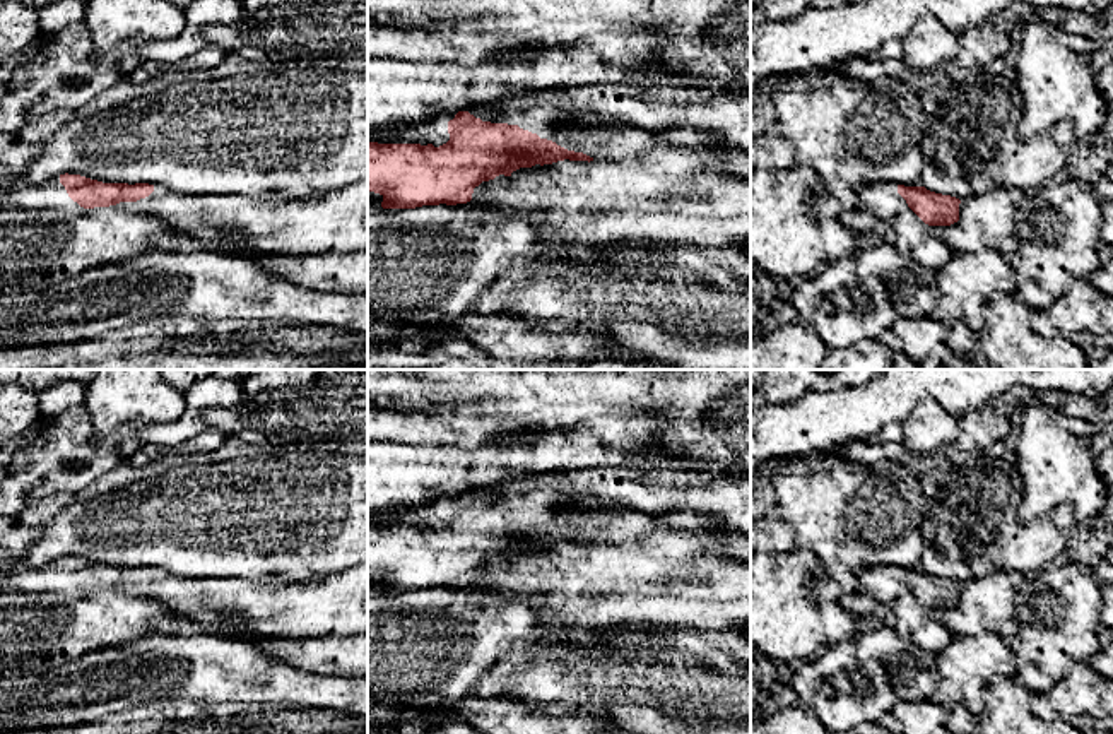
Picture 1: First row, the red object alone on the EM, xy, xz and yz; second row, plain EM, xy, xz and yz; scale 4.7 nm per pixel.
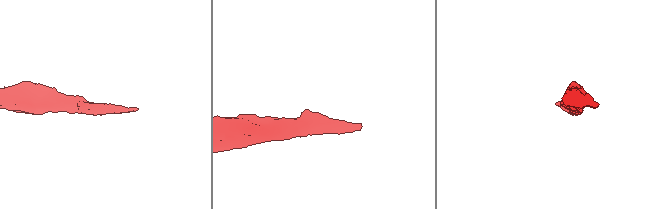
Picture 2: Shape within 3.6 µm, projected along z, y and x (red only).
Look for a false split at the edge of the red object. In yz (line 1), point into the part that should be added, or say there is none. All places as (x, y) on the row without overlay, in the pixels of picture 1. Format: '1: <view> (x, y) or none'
1: yz (881, 584)

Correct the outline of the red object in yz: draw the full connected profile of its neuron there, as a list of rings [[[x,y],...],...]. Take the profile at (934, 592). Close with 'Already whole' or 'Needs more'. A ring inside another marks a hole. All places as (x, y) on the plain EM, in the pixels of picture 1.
[[[862,566],[858,585],[870,599],[892,606],[910,590],[928,609],[951,609],[959,604],[961,583],[927,573],[894,566]]]. Needs more

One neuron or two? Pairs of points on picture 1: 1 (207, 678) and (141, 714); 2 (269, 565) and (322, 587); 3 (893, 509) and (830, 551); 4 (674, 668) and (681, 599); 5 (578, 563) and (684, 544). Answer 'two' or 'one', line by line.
1: two
2: two
3: one
4: two
5: one

